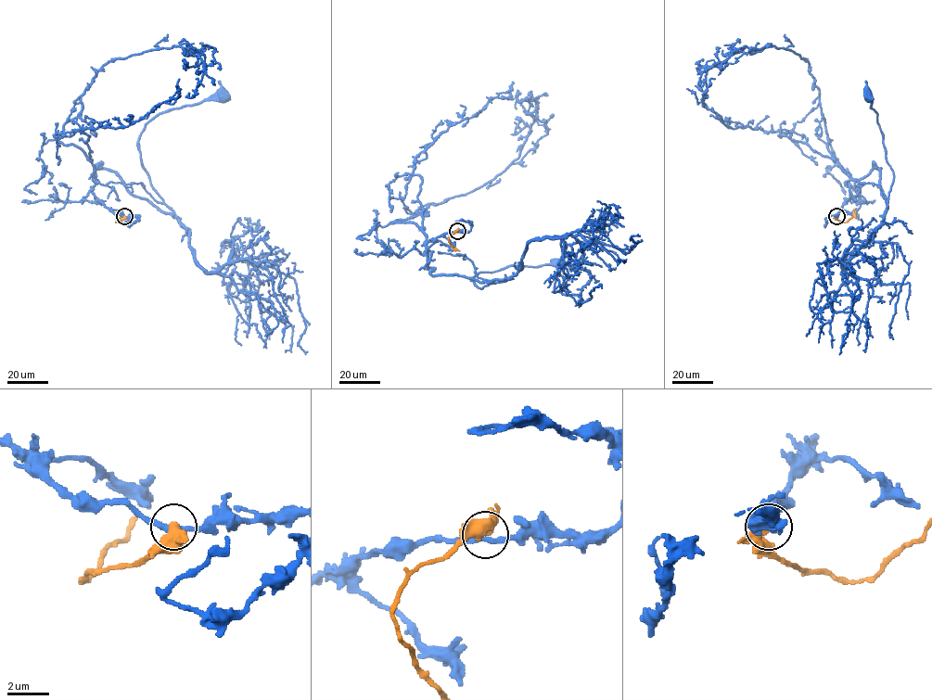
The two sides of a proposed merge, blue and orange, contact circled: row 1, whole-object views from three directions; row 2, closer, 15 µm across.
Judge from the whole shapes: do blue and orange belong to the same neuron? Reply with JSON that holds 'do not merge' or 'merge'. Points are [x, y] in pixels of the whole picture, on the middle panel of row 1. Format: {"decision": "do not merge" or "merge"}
{"decision": "do not merge"}

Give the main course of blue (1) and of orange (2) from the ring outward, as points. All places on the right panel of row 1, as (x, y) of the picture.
1: (836, 217), (860, 191), (855, 183), (874, 167), (880, 169), (887, 209), (884, 214), (893, 171), (867, 97)
2: (836, 217), (846, 222), (854, 213), (853, 209)

